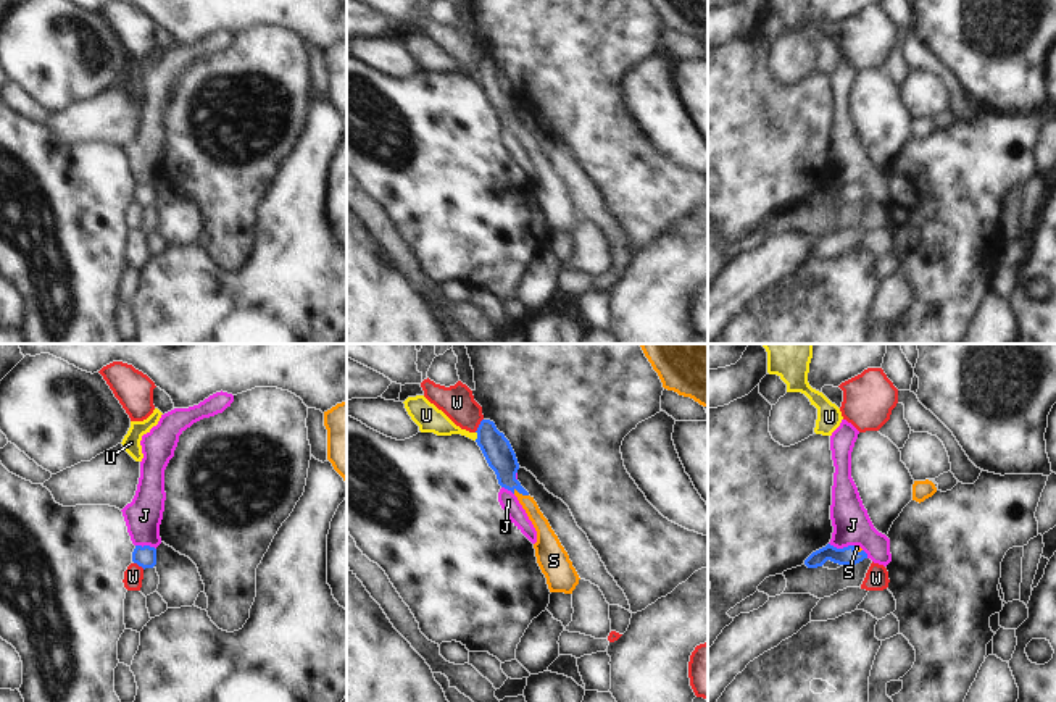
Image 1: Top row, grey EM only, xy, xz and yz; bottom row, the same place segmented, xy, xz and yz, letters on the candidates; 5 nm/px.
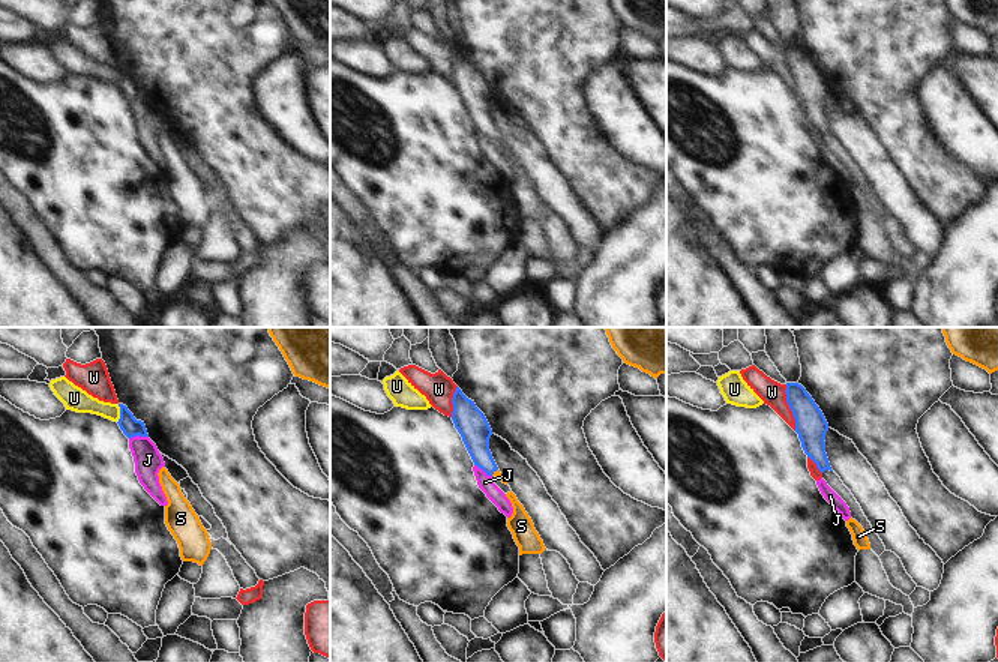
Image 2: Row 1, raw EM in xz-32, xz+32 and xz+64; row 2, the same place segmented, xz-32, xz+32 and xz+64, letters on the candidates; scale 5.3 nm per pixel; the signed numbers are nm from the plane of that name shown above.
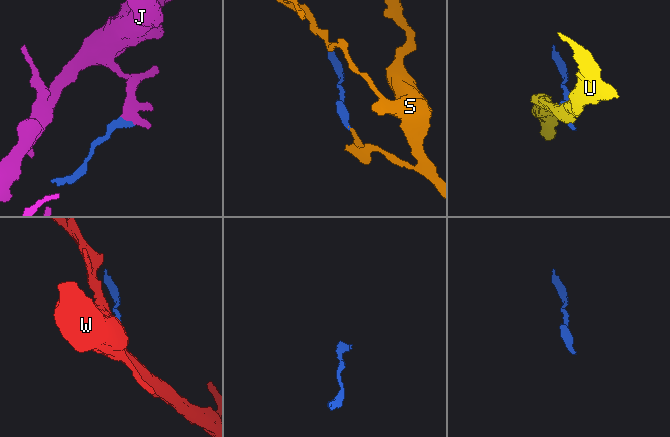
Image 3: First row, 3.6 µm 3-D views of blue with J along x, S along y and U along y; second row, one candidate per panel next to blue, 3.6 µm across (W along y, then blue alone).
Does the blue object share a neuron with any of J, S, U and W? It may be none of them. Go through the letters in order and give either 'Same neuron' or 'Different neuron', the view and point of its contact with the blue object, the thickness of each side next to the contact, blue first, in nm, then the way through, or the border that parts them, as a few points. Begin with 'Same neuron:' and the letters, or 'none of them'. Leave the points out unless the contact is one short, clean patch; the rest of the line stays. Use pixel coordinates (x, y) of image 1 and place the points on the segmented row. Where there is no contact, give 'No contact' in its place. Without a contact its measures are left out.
Same neuron: S
J: Different neuron. Touches blue at yz (843, 547). Thickness 90 nm (blue) against 190 nm. Boundary: yz (829, 543), (837, 547), (853, 546)
S: Same neuron. Touches blue at xz (521, 493). Thickness 140 nm (blue) against 100 nm. Path across: xz (497, 449), (507, 478), (521, 493), (545, 536)
U: Different neuron. Touches blue at xz (478, 436). Thickness 140 nm (blue) against 130 nm. Boundary: xz (476, 431), (474, 439)
W: Different neuron. Touches blue at xz (479, 425). Thickness 140 nm (blue) against 170 nm. Boundary: xz (482, 418), (474, 431)

